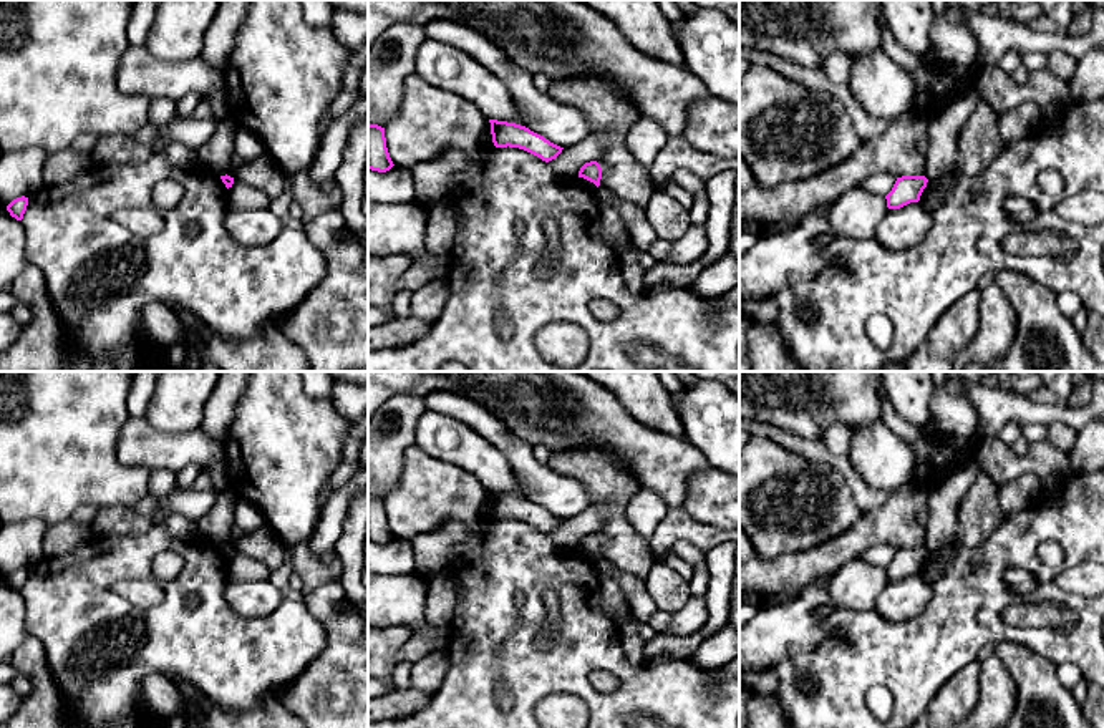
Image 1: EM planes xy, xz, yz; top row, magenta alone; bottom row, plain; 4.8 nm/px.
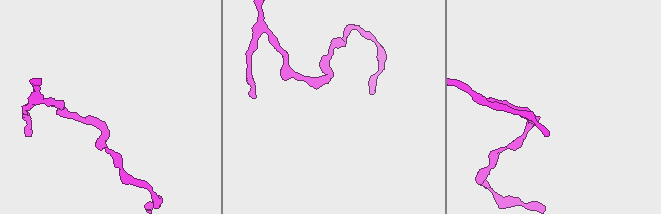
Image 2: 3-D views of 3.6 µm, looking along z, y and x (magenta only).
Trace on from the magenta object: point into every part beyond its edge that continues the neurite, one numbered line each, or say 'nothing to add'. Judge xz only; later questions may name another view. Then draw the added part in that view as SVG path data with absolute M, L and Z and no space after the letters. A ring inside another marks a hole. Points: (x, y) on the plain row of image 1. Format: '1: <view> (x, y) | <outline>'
nothing to add

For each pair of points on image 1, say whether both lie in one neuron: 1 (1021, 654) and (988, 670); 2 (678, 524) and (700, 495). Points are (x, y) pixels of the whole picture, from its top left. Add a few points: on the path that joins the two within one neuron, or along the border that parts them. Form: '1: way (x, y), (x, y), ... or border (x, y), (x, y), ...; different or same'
1: border (995, 654), (1015, 682), (1016, 700); different
2: border (682, 506), (698, 521), (721, 529); different

